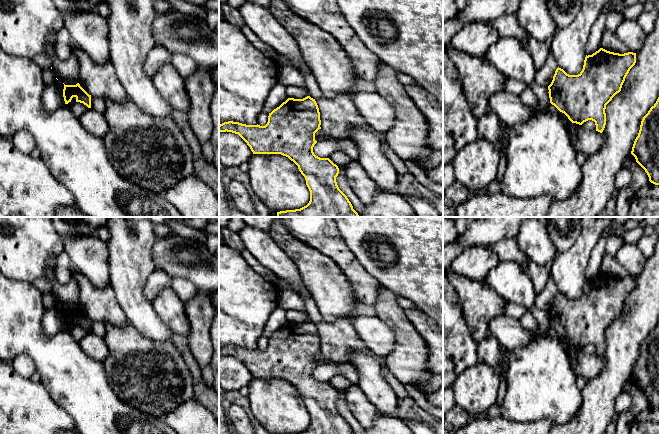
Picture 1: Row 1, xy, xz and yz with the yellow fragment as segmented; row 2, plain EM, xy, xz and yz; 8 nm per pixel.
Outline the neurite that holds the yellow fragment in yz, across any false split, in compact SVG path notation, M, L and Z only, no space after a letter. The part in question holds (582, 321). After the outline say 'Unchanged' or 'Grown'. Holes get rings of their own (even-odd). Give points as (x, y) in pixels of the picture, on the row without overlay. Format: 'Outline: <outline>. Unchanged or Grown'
Outline: M600 272L592 279L586 279L582 295L578 299L569 299L563 293L557 292L551 308L548 310L550 327L564 337L572 347L582 349L588 344L595 346L596 355L602 357L606 349L606 329L621 315L630 293L636 287L636 277L614 277Z. Unchanged

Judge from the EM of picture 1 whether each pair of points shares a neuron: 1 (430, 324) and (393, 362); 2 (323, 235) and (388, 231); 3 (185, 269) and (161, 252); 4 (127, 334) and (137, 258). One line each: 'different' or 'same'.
1: different
2: different
3: same
4: different

